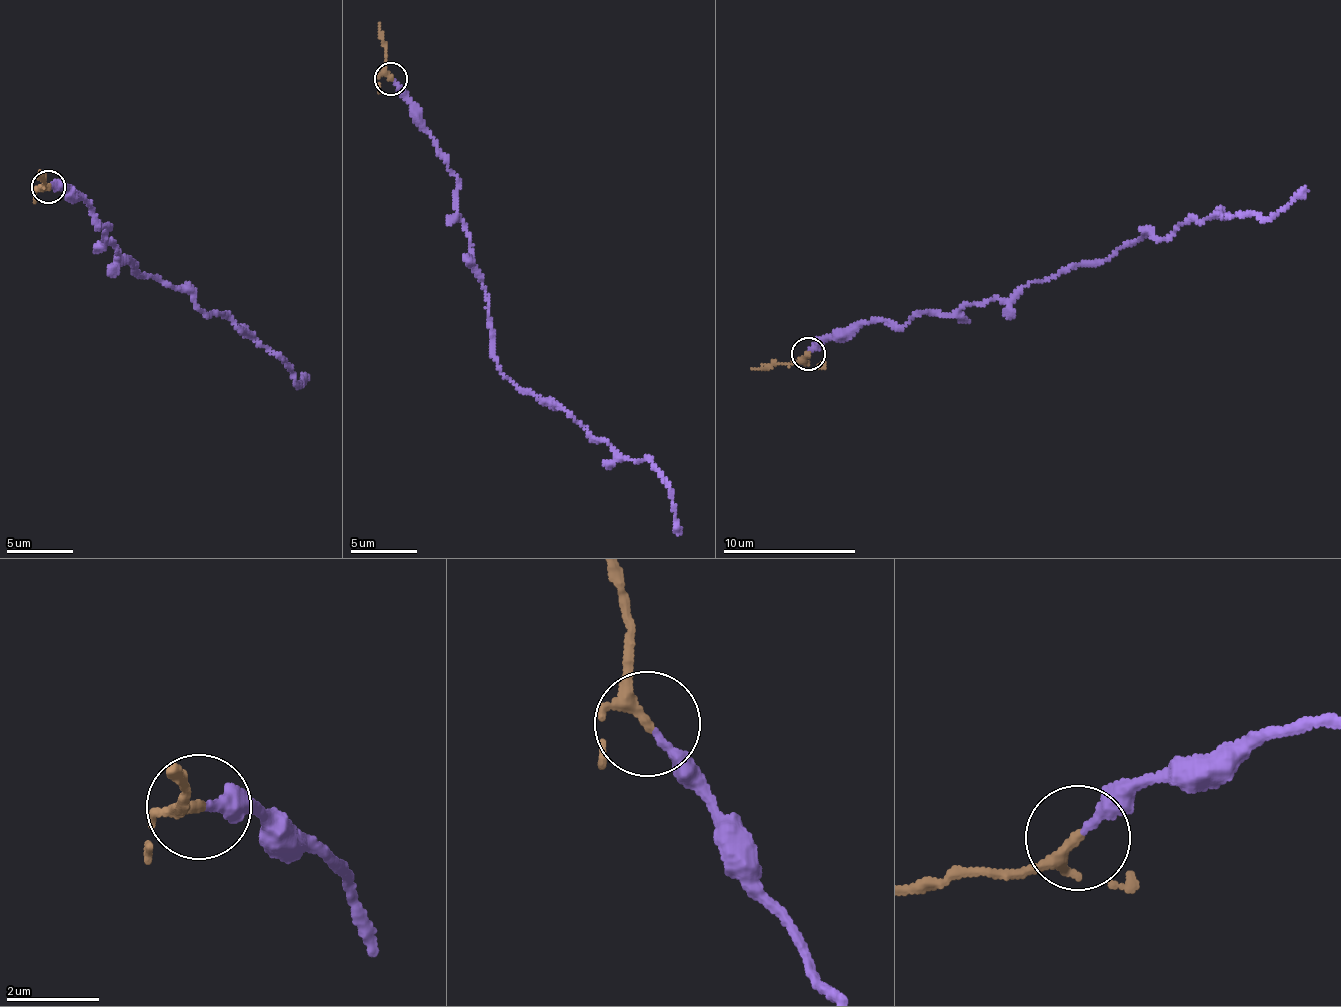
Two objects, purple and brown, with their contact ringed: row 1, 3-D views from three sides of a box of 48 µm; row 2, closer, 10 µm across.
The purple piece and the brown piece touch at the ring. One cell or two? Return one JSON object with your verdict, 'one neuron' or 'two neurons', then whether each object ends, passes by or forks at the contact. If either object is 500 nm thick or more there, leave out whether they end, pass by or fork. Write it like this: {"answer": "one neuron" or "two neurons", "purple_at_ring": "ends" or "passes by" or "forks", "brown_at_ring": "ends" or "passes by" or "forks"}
{"answer": "one neuron", "purple_at_ring": "ends", "brown_at_ring": "passes by"}

